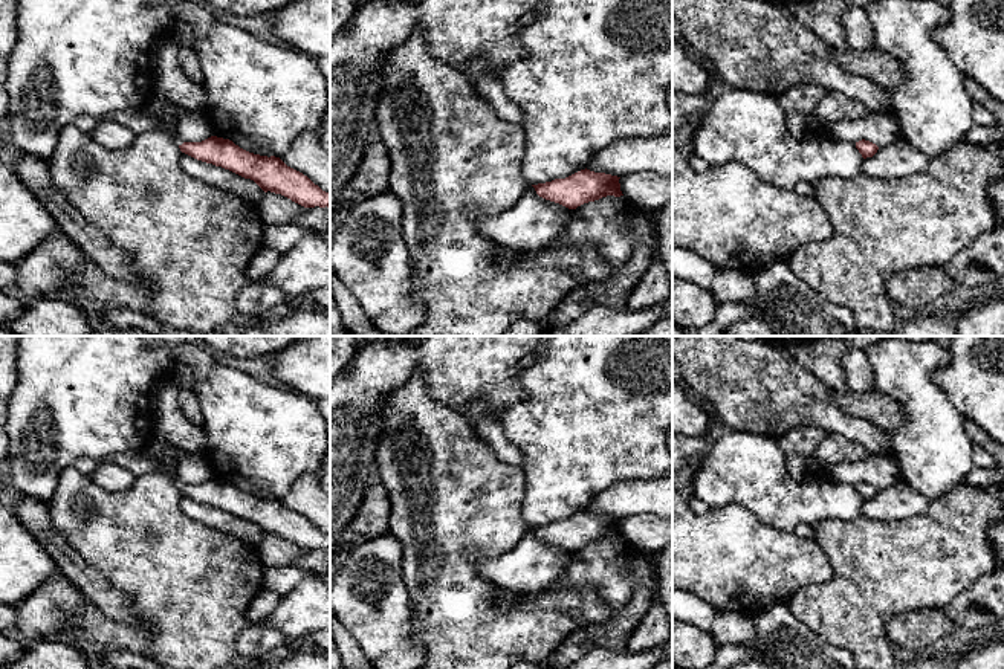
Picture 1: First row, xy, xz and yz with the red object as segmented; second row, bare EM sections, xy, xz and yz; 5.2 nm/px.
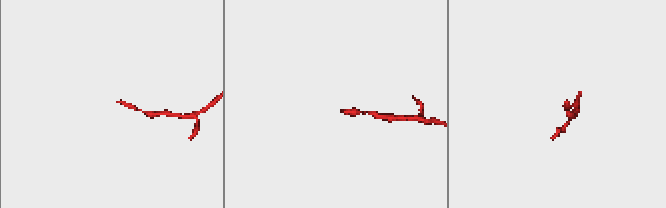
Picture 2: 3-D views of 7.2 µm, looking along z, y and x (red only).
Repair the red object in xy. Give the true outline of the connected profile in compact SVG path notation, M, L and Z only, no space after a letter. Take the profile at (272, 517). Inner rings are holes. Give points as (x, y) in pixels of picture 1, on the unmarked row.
M217 478L202 484L183 484L179 490L197 503L254 522L264 535L281 536L304 550L330 550L330 536L280 499L249 495L232 483Z

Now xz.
M581 512L565 521L555 521L552 524L532 527L536 536L546 542L559 545L568 551L599 542L607 538L620 539L617 518Z

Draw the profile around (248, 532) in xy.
M182 495L180 507L186 516L232 535L254 548L257 548L264 538L264 533L254 522L245 521L222 509L197 503L185 495Z

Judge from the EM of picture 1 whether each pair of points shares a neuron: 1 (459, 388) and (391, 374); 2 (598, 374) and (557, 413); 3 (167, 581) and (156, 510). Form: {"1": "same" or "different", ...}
{"1": "same", "2": "same", "3": "same"}

